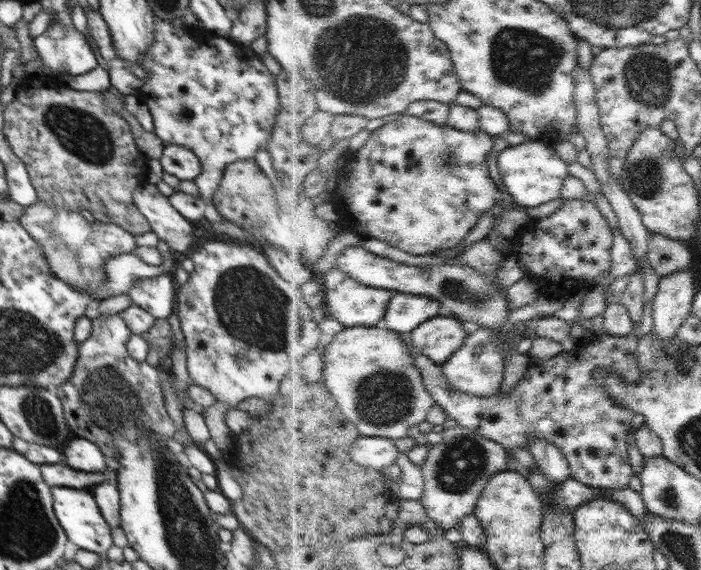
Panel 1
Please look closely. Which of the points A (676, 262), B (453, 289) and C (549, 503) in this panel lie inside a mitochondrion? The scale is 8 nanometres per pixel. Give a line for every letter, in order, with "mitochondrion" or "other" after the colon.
A: other
B: mitochondrion
C: other

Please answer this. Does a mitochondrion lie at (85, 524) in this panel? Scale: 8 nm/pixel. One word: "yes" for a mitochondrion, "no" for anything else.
no

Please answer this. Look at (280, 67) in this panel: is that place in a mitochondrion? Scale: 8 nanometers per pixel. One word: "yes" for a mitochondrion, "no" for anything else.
no

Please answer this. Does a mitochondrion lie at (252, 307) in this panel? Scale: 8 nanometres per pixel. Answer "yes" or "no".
yes

